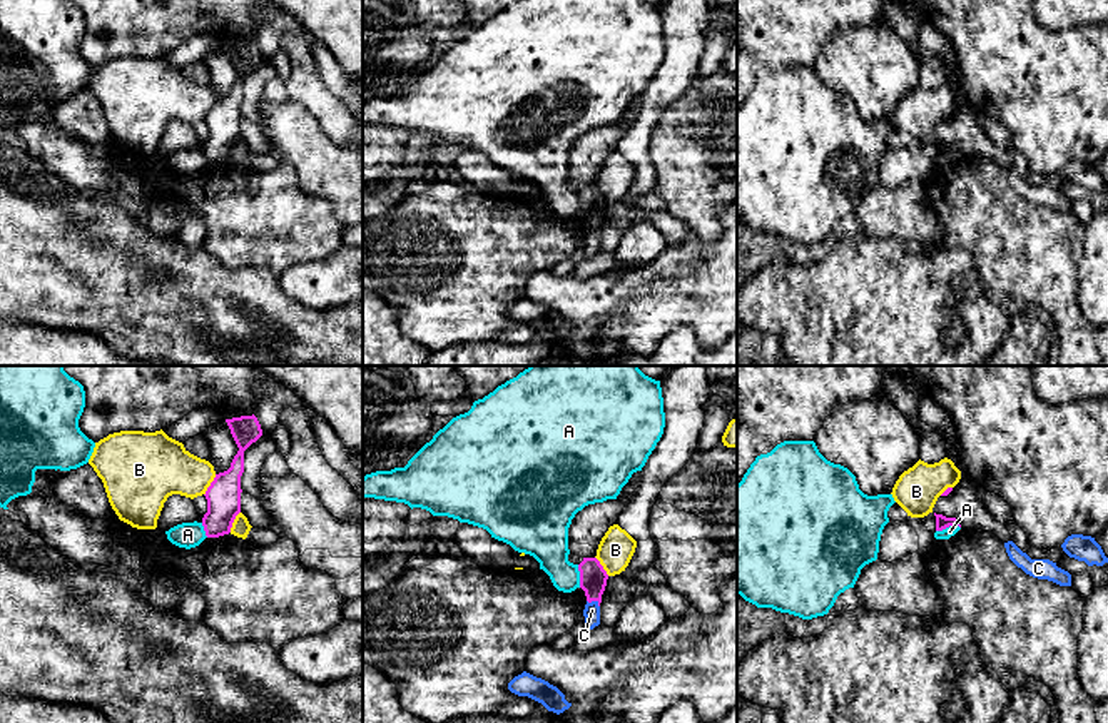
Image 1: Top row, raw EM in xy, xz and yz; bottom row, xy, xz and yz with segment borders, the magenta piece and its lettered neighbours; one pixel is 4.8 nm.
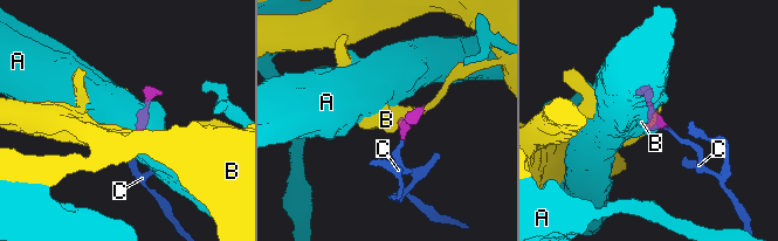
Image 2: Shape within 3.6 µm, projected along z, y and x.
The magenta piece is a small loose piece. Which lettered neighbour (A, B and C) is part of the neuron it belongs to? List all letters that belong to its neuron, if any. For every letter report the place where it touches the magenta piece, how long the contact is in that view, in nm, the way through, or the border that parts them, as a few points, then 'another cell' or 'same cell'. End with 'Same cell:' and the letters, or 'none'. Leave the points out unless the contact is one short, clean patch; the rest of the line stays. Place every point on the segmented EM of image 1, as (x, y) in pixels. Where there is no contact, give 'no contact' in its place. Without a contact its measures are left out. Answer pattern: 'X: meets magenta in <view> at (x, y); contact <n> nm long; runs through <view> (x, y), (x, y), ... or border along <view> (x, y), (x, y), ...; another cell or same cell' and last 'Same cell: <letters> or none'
A: meets magenta in yz at (948, 526); contact 120 nm long; another cell
B: meets magenta in xy at (211, 485); contact 120 nm long; border along xy (216, 475), (204, 495); another cell
C: meets magenta in xz at (594, 600); contact 70 nm long; runs through xz (594, 578), (594, 600), (592, 610); same cell
Same cell: C

